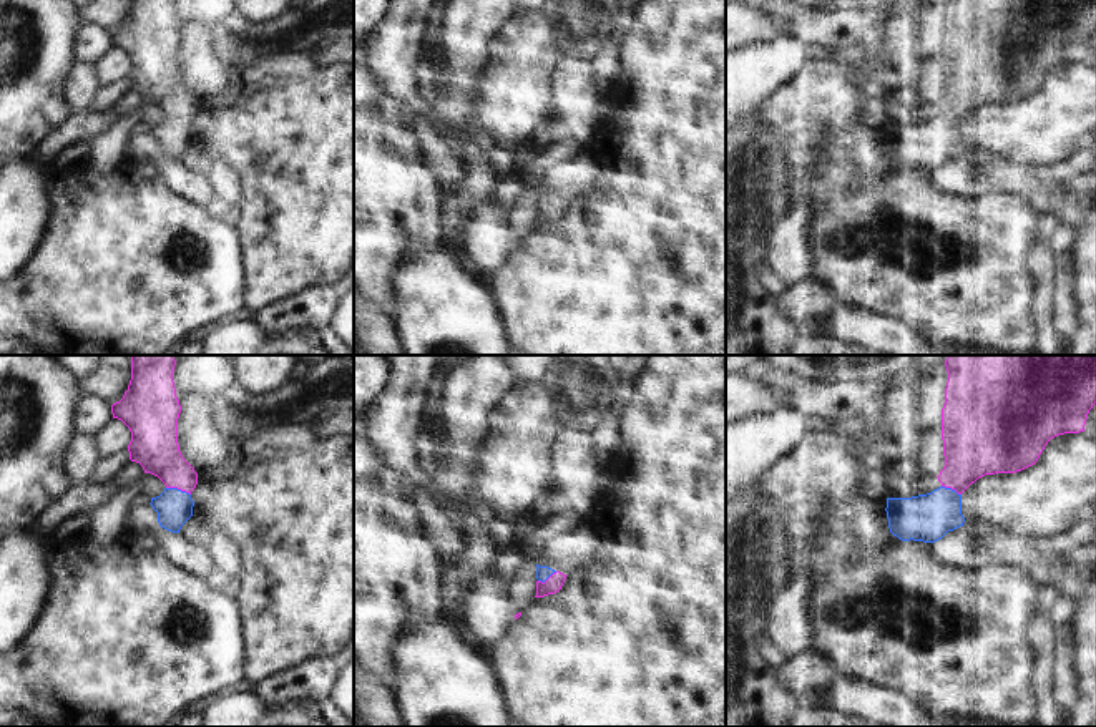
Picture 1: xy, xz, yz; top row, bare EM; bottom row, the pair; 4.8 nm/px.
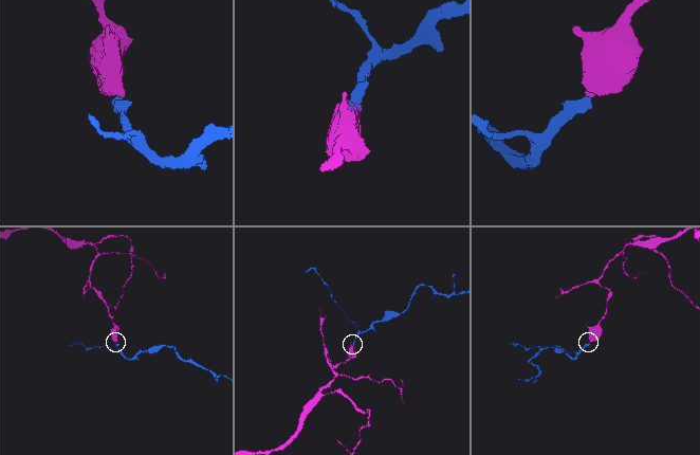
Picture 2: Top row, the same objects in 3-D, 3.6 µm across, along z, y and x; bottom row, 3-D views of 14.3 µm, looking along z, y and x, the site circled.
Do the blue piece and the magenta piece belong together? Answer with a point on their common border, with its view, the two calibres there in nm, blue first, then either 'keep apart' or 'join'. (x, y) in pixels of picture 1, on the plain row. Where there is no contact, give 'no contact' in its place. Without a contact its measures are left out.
xy (176, 117) | 170/220 nm | join

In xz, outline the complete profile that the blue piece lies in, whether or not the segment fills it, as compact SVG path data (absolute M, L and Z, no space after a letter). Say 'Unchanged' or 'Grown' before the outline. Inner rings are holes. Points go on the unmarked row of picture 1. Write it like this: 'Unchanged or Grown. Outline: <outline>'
Grown. Outline: M536 193L536 207L538 209L535 226L543 226L558 221L566 207L566 202L555 199L548 194Z

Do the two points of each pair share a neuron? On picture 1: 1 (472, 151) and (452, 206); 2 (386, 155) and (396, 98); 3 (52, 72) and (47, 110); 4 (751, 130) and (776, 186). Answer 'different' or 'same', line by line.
1: same
2: different
3: same
4: same

